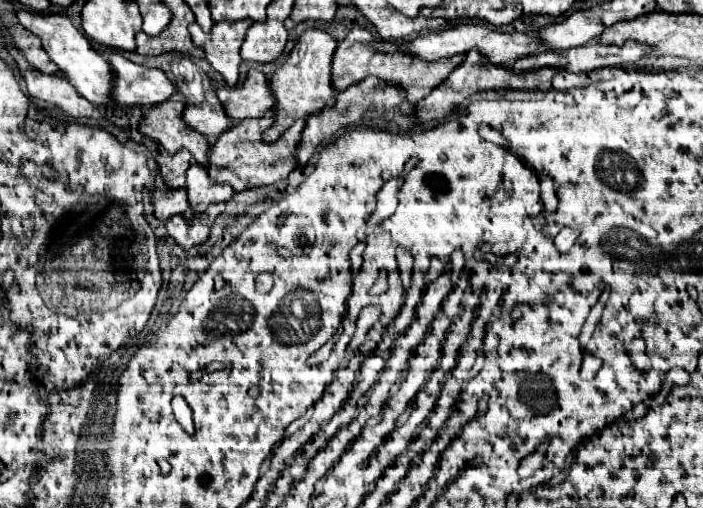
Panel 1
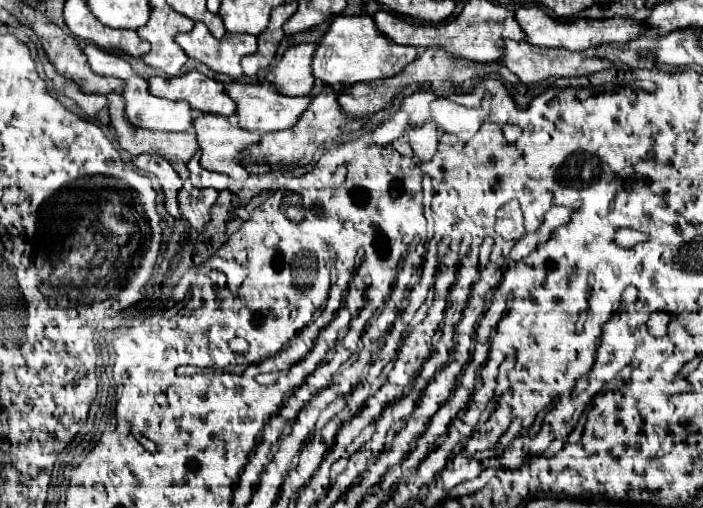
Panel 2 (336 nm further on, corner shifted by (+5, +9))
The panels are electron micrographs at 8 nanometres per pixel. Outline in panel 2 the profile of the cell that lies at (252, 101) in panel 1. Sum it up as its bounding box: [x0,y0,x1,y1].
[267,44,315,96]

